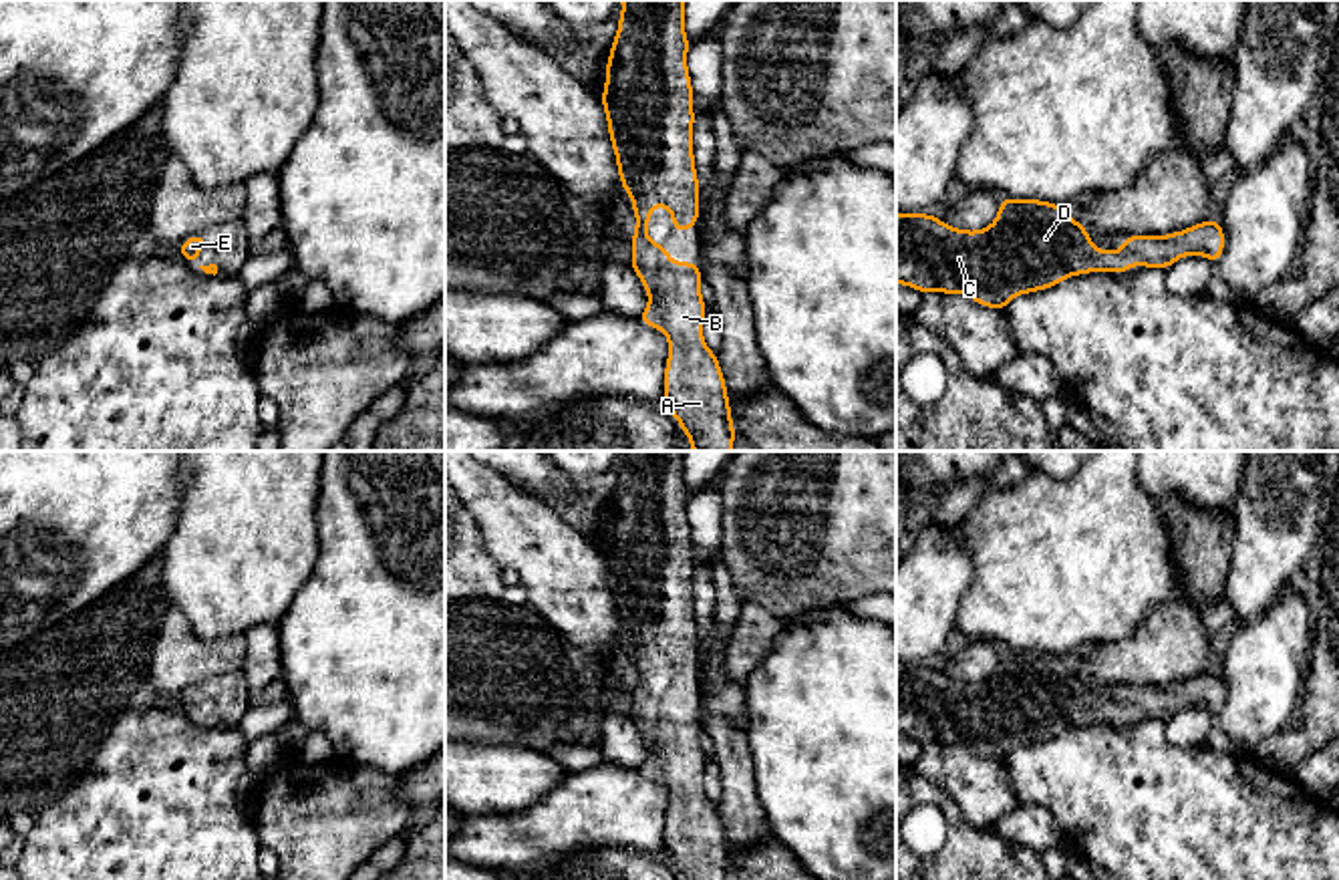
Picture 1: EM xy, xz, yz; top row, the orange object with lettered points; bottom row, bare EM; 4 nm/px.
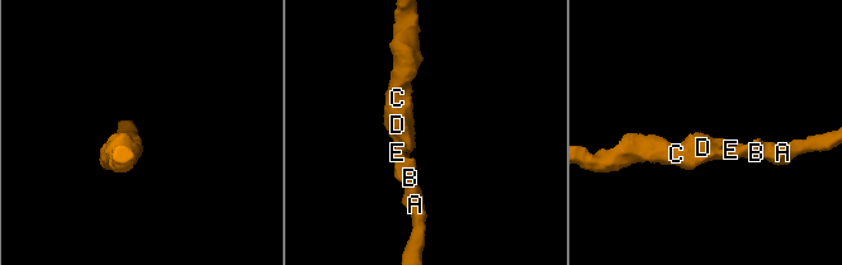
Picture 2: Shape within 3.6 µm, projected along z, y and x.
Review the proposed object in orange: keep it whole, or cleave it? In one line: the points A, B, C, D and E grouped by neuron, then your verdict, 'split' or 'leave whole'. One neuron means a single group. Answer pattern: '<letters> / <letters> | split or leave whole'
A B C D E | leave whole

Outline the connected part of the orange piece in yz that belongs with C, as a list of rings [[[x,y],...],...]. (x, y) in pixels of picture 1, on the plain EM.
[[[1005,646],[997,671],[979,683],[952,679],[932,665],[896,663],[896,735],[920,745],[960,743],[981,757],[1005,761],[1015,747],[1053,739],[1069,727],[1124,725],[1134,715],[1168,721],[1176,711],[1192,705],[1202,705],[1214,717],[1224,705],[1224,681],[1216,669],[1168,687],[1126,687],[1120,695],[1124,705],[1095,701],[1081,673],[1071,671],[1061,654],[1041,650]]]

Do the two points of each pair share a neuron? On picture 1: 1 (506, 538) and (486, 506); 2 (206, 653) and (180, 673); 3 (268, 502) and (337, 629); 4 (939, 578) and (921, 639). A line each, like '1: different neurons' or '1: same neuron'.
1: same neuron
2: same neuron
3: different neurons
4: same neuron

